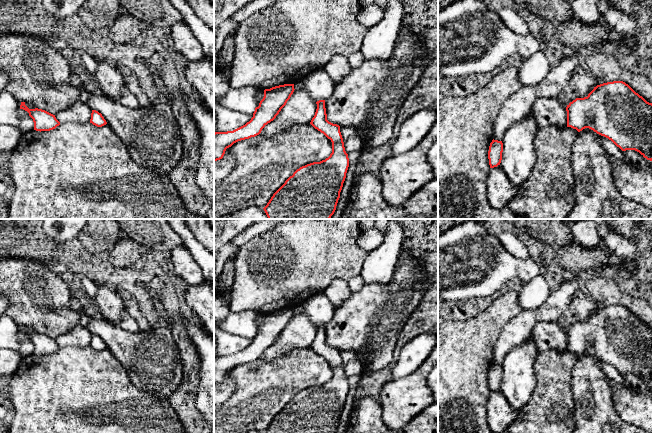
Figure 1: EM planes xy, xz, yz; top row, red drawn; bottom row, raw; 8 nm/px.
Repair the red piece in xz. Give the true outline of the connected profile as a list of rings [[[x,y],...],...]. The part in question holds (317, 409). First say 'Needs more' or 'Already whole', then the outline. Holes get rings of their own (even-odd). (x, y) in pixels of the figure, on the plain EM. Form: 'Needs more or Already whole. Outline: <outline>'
Already whole. Outline: [[[325,324],[316,326],[317,333],[310,348],[332,366],[332,377],[320,386],[313,386],[297,393],[273,418],[263,433],[336,433],[340,416],[349,391],[340,350],[327,344]]]

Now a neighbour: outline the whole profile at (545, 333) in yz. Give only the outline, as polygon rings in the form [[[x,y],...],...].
[[[539,322],[535,325],[530,339],[534,341],[539,353],[546,350],[567,351],[566,331],[557,322]]]

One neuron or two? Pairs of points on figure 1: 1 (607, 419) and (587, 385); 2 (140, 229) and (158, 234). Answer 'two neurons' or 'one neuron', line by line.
1: one neuron
2: one neuron

